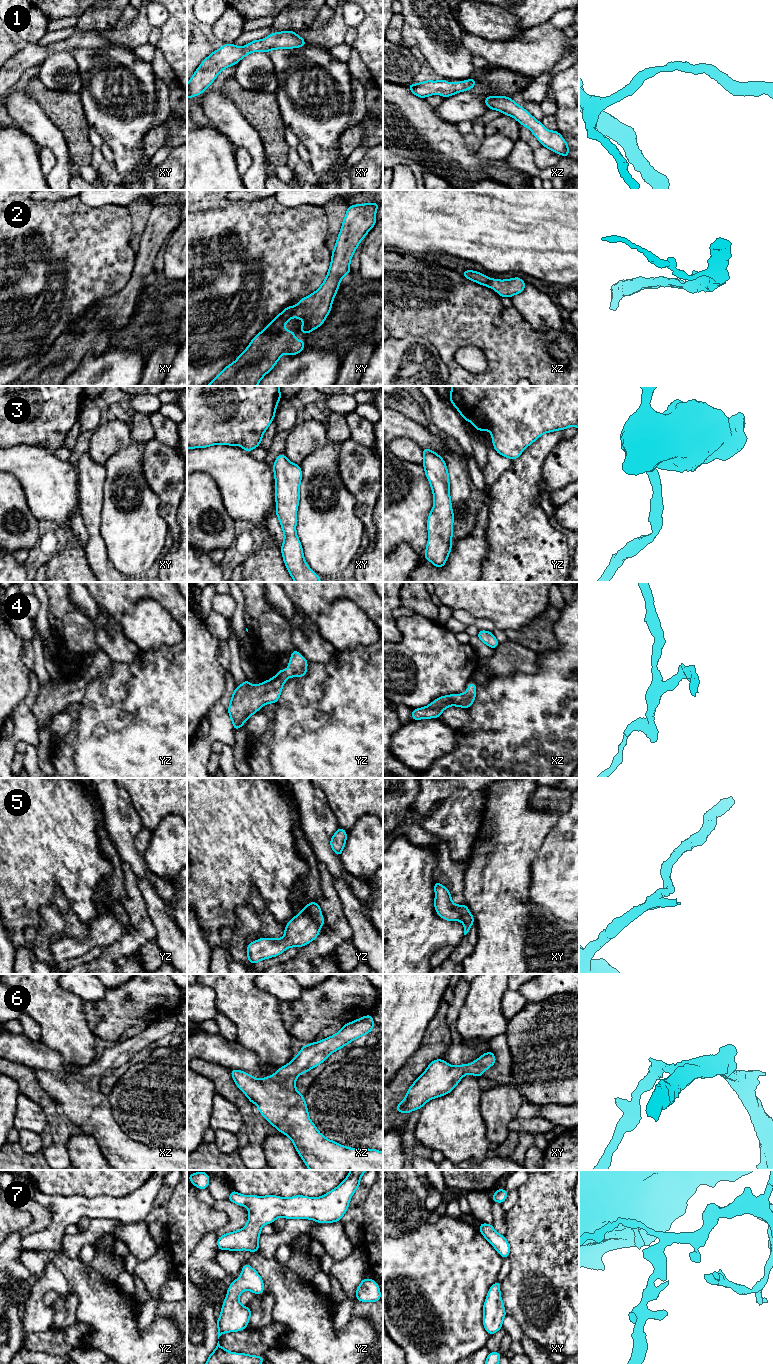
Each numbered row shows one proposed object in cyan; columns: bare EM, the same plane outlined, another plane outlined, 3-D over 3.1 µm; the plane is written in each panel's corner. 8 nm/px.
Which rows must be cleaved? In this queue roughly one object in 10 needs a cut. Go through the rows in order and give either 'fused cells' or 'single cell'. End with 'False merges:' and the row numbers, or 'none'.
1: single cell
2: single cell
3: single cell
4: single cell
5: single cell
6: single cell
7: single cell
False merges: none

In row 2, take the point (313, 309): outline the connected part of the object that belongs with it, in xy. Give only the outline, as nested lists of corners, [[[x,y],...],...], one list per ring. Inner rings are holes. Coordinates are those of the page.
[[[377,202],[348,207],[322,285],[311,295],[299,300],[296,306],[285,308],[251,340],[232,364],[226,366],[206,386],[257,386],[283,354],[294,356],[303,350],[306,341],[296,340],[295,332],[285,330],[285,324],[292,317],[300,318],[303,325],[298,331],[307,335],[324,323],[341,279],[351,272],[350,261],[355,250],[376,224],[379,205]]]

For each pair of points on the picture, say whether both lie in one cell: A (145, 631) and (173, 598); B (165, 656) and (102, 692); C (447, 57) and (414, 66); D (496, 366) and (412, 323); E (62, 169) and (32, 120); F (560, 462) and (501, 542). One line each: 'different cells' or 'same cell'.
A: different cells
B: same cell
C: different cells
D: same cell
E: same cell
F: different cells

